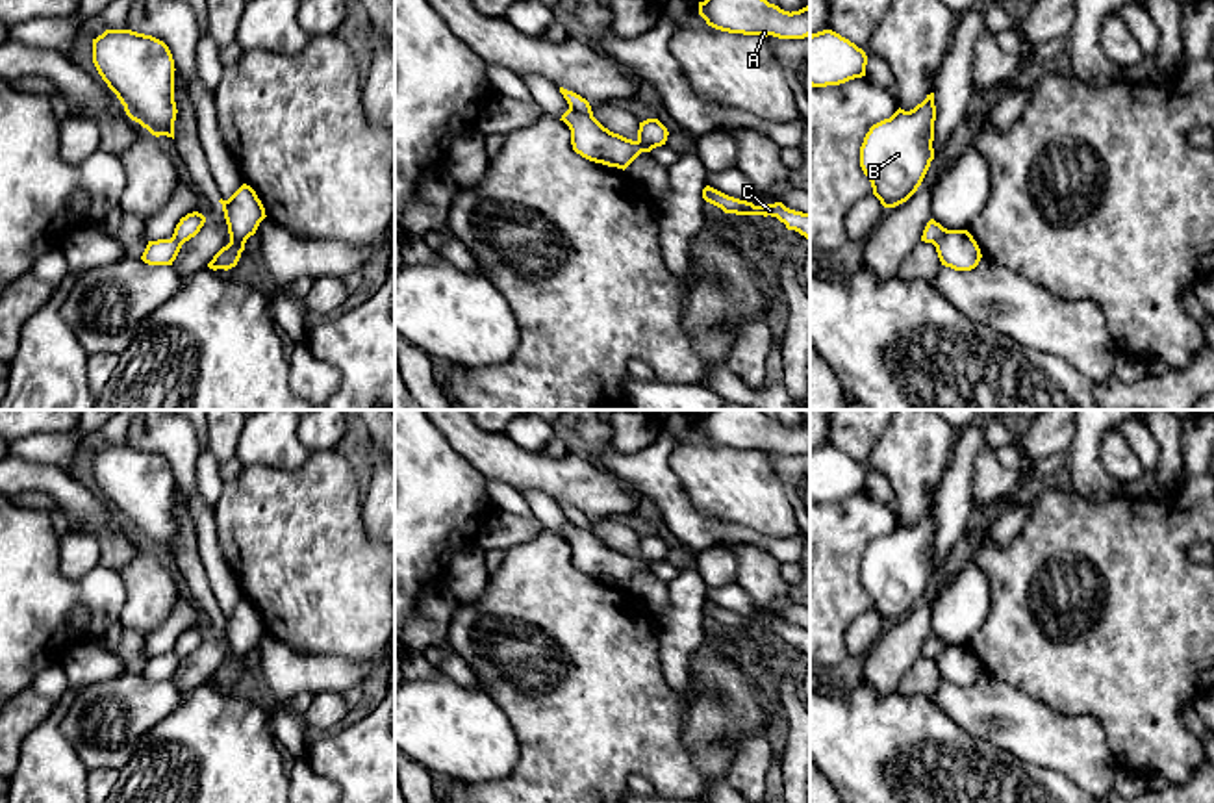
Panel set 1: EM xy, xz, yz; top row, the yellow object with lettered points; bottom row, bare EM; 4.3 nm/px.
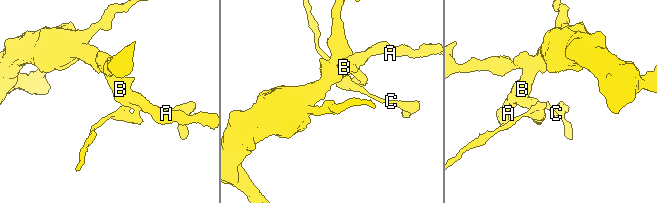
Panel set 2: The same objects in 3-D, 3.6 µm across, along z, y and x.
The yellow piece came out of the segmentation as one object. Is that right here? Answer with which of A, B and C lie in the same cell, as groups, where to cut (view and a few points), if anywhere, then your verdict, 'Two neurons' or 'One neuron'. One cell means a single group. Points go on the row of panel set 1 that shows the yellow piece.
Groups: A B / C. Split along xz (569, 106), (595, 121). Two neurons

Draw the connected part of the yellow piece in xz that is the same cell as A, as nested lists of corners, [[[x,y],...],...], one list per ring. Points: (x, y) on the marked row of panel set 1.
[[[704,0],[699,2],[699,15],[708,26],[728,33],[778,39],[810,35],[810,4],[790,13],[767,0]]]

